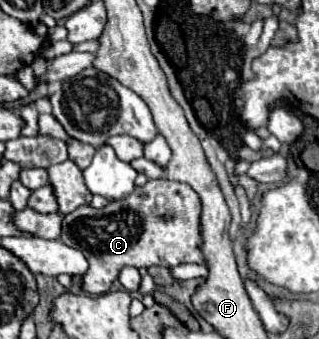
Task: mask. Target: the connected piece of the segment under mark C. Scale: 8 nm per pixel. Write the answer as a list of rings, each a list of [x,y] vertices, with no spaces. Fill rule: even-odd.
[[[154,179],[142,187],[136,187],[134,193],[130,193],[122,201],[112,201],[102,209],[84,205],[84,207],[78,207],[76,211],[64,215],[60,241],[66,243],[68,247],[74,247],[84,253],[84,257],[90,263],[90,269],[86,271],[86,275],[82,279],[82,287],[88,293],[100,295],[110,289],[112,281],[116,281],[118,273],[124,267],[142,269],[142,267],[152,267],[152,265],[176,267],[182,263],[206,263],[206,257],[202,257],[200,215],[202,215],[202,201],[198,201],[198,193],[194,193],[194,189],[190,189],[190,185],[170,181],[170,179]]]

